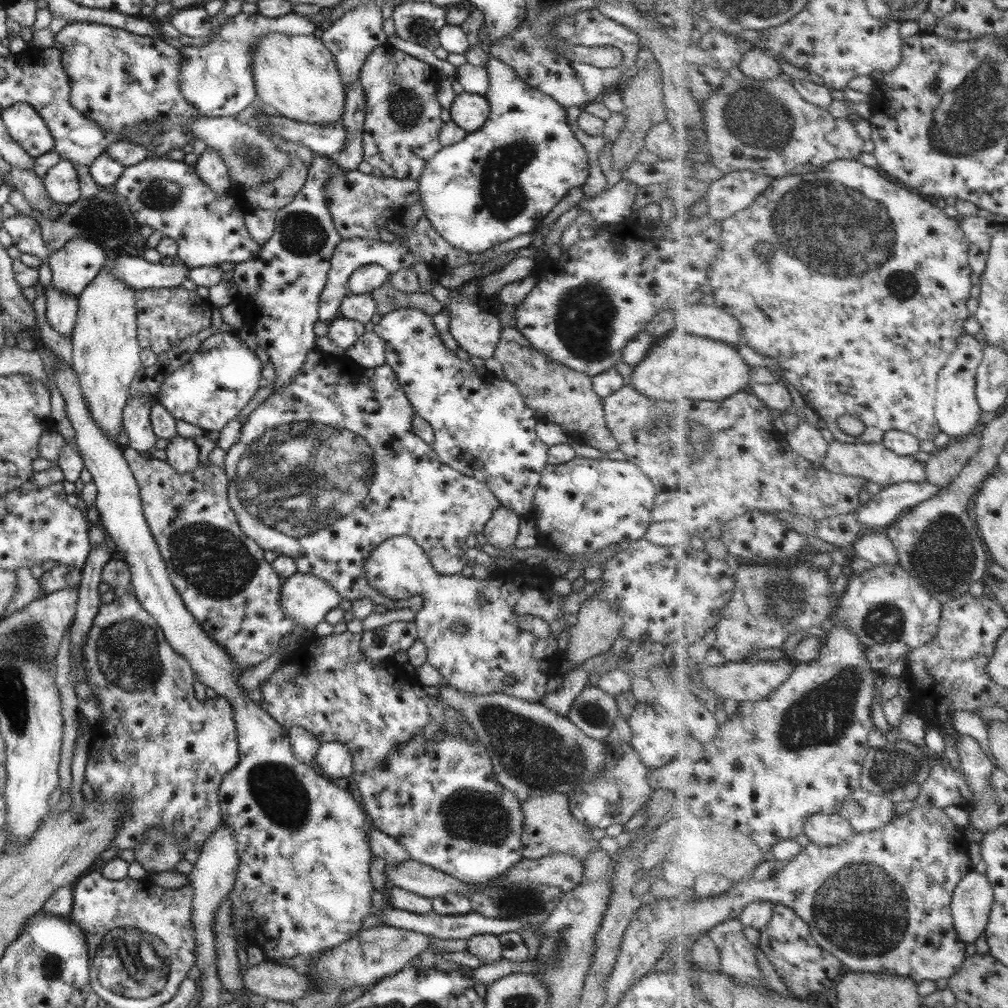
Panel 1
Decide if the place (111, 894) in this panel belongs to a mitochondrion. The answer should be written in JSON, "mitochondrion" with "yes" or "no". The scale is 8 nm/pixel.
{"mitochondrion":"no"}

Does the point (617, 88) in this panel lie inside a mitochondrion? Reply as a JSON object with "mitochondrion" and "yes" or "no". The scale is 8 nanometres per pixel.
{"mitochondrion":"no"}

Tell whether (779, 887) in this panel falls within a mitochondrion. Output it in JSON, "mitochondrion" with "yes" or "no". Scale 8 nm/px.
{"mitochondrion":"no"}

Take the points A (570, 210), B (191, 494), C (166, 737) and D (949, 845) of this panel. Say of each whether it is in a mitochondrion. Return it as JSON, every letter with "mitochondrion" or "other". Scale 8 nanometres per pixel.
{"A":"other","B":"other","C":"other","D":"other"}

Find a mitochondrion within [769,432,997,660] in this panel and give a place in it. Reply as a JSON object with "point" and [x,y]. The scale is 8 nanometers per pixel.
{"point":[944,556]}

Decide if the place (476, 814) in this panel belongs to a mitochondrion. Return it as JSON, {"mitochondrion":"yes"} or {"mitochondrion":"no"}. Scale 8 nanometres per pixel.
{"mitochondrion":"yes"}

